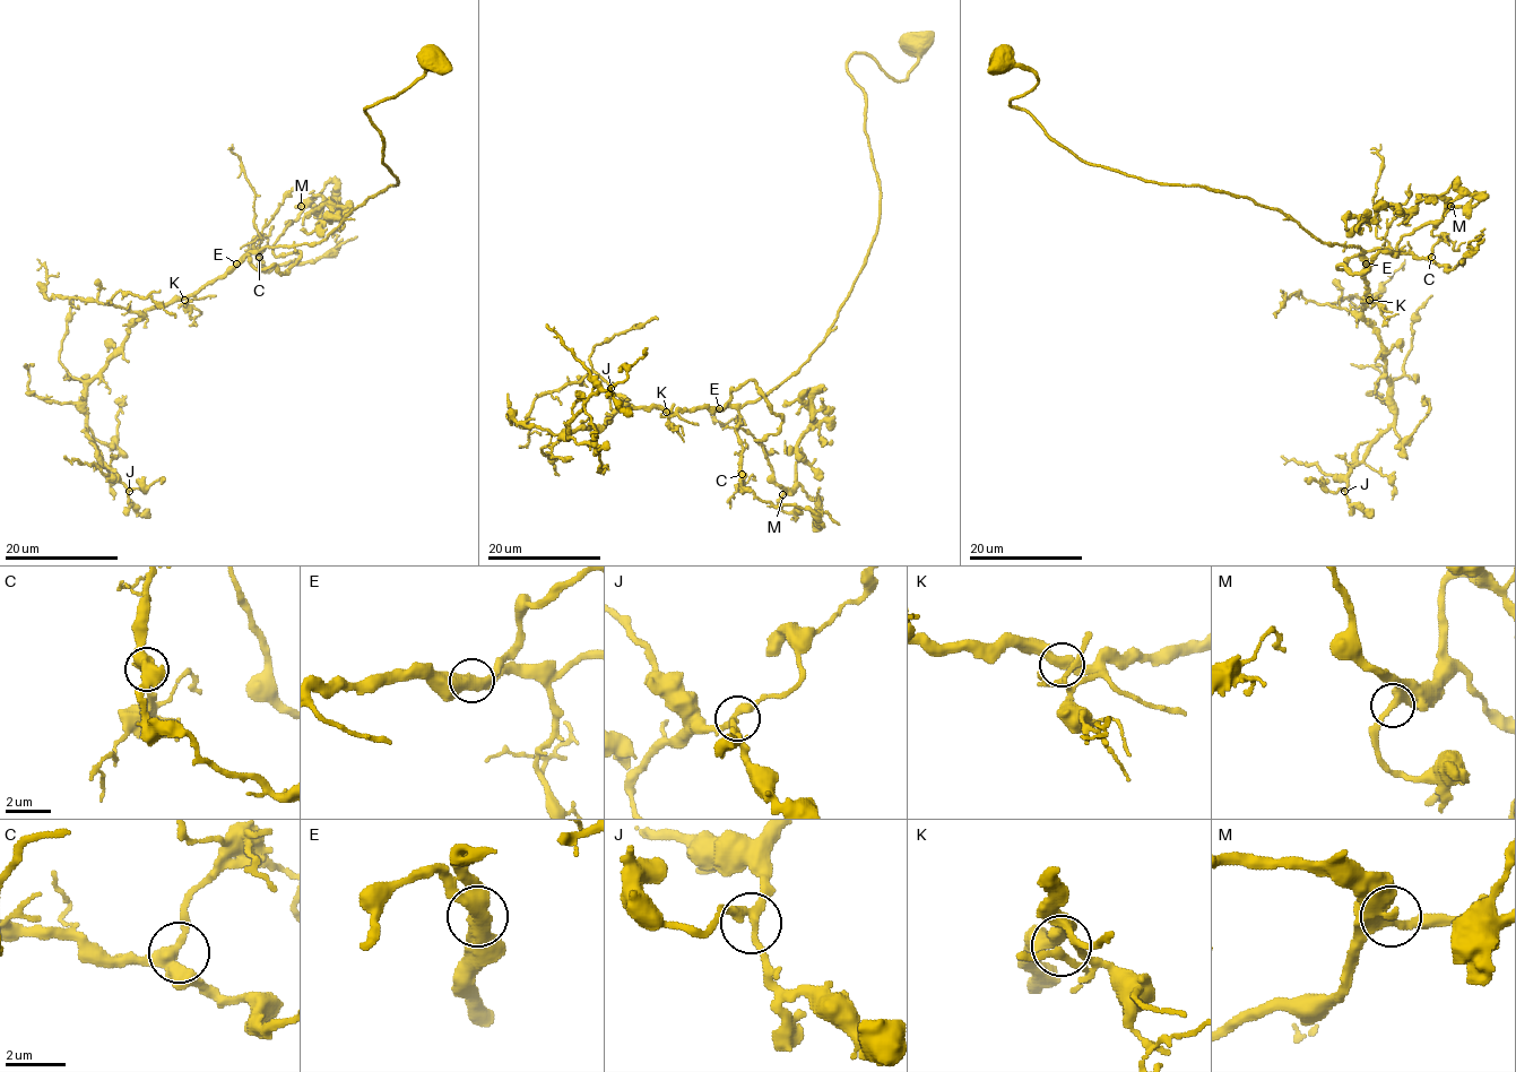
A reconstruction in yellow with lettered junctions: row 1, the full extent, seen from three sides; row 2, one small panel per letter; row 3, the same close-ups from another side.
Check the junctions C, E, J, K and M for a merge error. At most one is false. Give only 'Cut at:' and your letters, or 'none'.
Cut at: none

